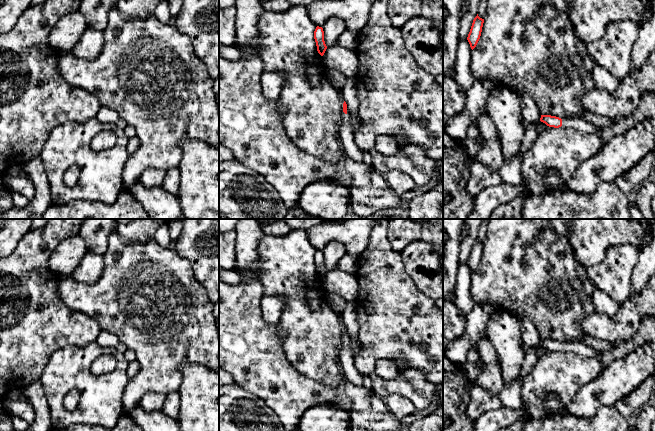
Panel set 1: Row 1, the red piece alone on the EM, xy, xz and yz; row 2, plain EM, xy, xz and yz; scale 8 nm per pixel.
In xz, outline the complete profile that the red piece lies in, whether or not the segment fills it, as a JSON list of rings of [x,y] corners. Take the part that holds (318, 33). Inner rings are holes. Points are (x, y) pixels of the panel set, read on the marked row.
[[[319,26],[316,27],[316,29],[314,31],[314,39],[316,42],[318,53],[321,56],[323,56],[326,49],[327,49],[327,46],[326,46],[325,41],[324,41],[324,31],[323,31],[322,27],[319,27]]]

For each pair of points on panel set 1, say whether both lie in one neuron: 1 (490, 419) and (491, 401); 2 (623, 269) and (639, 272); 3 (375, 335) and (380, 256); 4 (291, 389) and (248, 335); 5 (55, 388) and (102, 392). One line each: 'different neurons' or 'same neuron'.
1: different neurons
2: different neurons
3: same neuron
4: same neuron
5: same neuron

